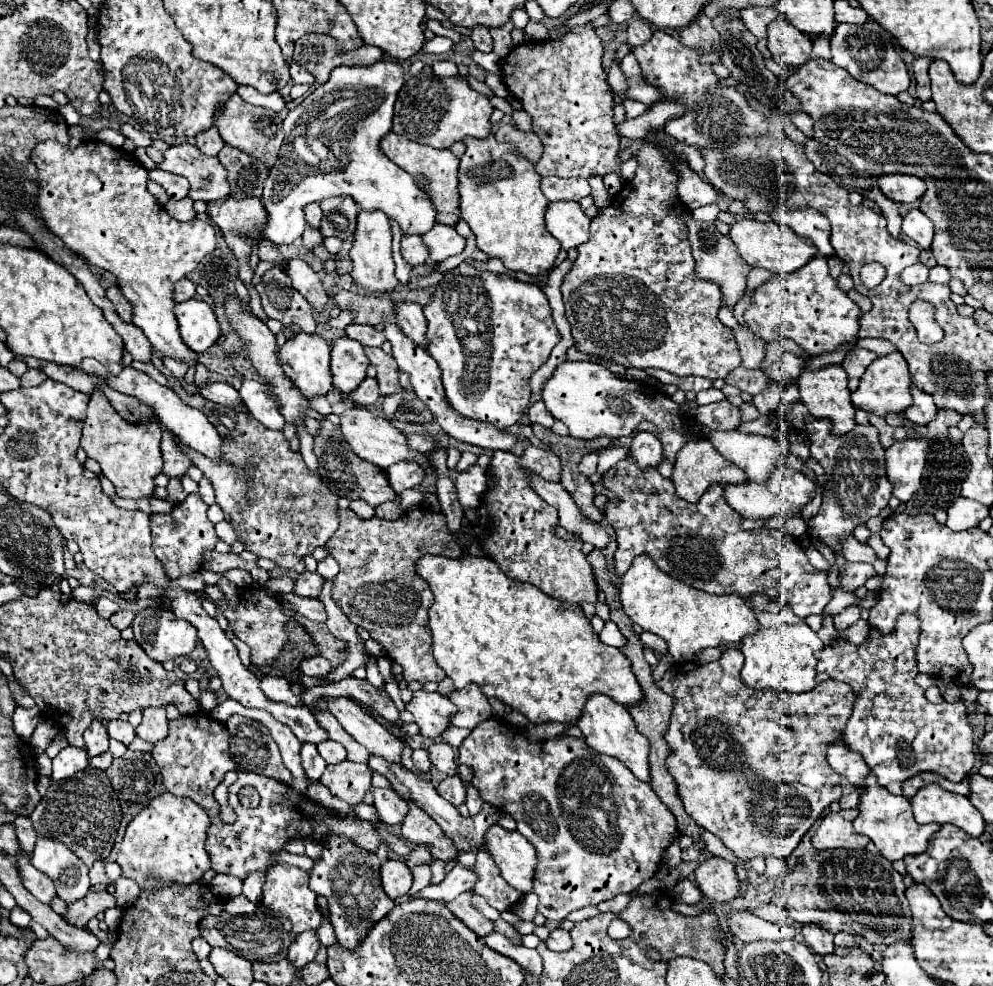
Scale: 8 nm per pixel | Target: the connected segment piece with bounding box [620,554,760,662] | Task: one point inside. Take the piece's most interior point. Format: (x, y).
(689, 621)

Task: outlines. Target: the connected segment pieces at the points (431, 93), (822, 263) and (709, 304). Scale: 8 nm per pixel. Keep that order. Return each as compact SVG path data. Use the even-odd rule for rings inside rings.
M420 72L418 76L408 78L398 94L394 104L392 132L432 148L450 148L454 142L464 140L466 136L488 138L492 132L492 110L490 100L472 90L464 76L440 78L432 72Z
M824 256L814 258L788 276L772 276L766 284L758 286L752 294L752 304L744 312L748 328L765 342L778 338L792 338L808 356L822 352L834 352L842 346L856 348L858 318L862 310L838 288L838 282L828 274L828 262Z
M650 128L648 134L642 138L642 146L636 152L638 158L638 170L634 174L634 178L630 182L624 184L624 188L612 198L610 206L602 208L600 214L592 220L590 224L590 240L586 244L578 246L578 258L574 262L574 268L564 276L562 282L562 296L564 296L564 306L566 306L566 320L572 326L572 336L574 336L574 346L580 352L586 354L594 354L606 360L612 360L616 364L622 364L626 368L660 368L666 370L670 374L676 376L702 376L702 378L710 378L710 380L718 380L718 378L726 378L734 368L740 366L740 352L738 352L738 344L734 342L734 334L728 326L724 326L718 320L718 308L722 304L722 294L716 282L710 280L702 280L694 274L694 258L692 258L692 250L690 250L690 242L686 238L686 224L682 220L680 214L676 214L676 210L670 208L672 202L678 200L678 192L676 192L676 182L678 176L674 174L670 162L664 158L658 142L656 142L656 130Z

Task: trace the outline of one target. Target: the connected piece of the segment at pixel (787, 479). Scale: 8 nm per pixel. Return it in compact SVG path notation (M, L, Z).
M786 470L786 474L772 474L768 484L758 486L756 482L744 482L744 486L726 486L724 498L726 502L742 516L752 520L768 520L772 516L786 516L804 508L816 494L816 484L796 470Z

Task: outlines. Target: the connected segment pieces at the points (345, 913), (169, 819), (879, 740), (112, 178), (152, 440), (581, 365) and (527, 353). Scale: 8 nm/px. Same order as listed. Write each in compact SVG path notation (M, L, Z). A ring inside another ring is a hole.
M330 834L330 838L324 840L324 850L310 868L310 890L328 900L330 922L338 942L346 948L358 946L366 930L394 908L394 900L390 900L380 886L380 858L356 846L344 834Z
M170 792L152 798L126 828L116 860L122 866L122 876L138 882L144 890L154 886L170 886L170 882L198 882L204 872L210 870L210 856L204 848L208 826L210 818L196 802L178 798Z
M900 614L894 632L888 636L866 638L858 646L846 642L844 638L836 638L832 644L824 646L818 654L814 654L818 672L826 672L830 678L842 680L854 690L856 706L852 718L846 724L842 740L850 750L858 752L864 758L868 768L878 778L878 784L882 786L890 782L904 782L920 772L936 772L950 782L962 782L976 762L972 726L968 722L966 704L962 700L954 704L932 704L926 700L924 690L914 682L914 676L918 674L914 654L919 636L920 618L916 614Z
M56 140L38 142L30 154L30 160L38 168L38 196L34 200L34 216L40 218L46 228L56 234L66 248L82 256L88 264L112 272L118 278L118 286L134 308L132 324L138 326L150 340L152 348L162 352L164 358L196 362L196 354L184 346L178 334L178 322L174 318L174 284L192 272L198 262L210 254L216 246L214 228L198 218L180 222L166 214L166 210L146 190L148 170L140 166L140 160L124 150L112 148L98 140L86 140L76 148L62 146Z
M96 390L88 402L88 418L84 422L80 446L86 450L88 458L94 458L102 474L116 486L118 496L128 498L154 498L154 476L162 472L162 456L158 450L158 442L162 438L162 430L158 424L146 426L130 426L112 406L106 402L104 394Z
M562 362L554 376L544 384L542 388L542 400L546 404L546 408L552 412L552 416L560 422L564 422L570 430L572 438L578 440L596 440L600 436L606 438L622 438L622 436L632 436L638 430L638 424L642 420L652 422L656 426L656 438L662 442L662 450L664 450L664 458L668 462L676 462L676 454L678 450L692 440L692 418L690 424L686 422L686 416L680 410L680 404L672 402L668 396L664 396L658 388L650 386L650 384L638 384L638 382L630 382L624 378L616 378L612 372L608 372L604 366L594 364L594 362Z
M462 262L458 268L446 272L446 278L436 286L432 300L424 306L424 316L428 320L428 354L442 370L450 406L472 420L498 428L514 426L530 402L532 374L548 360L552 348L560 342L546 294L534 284L518 282L506 274L478 272Z

